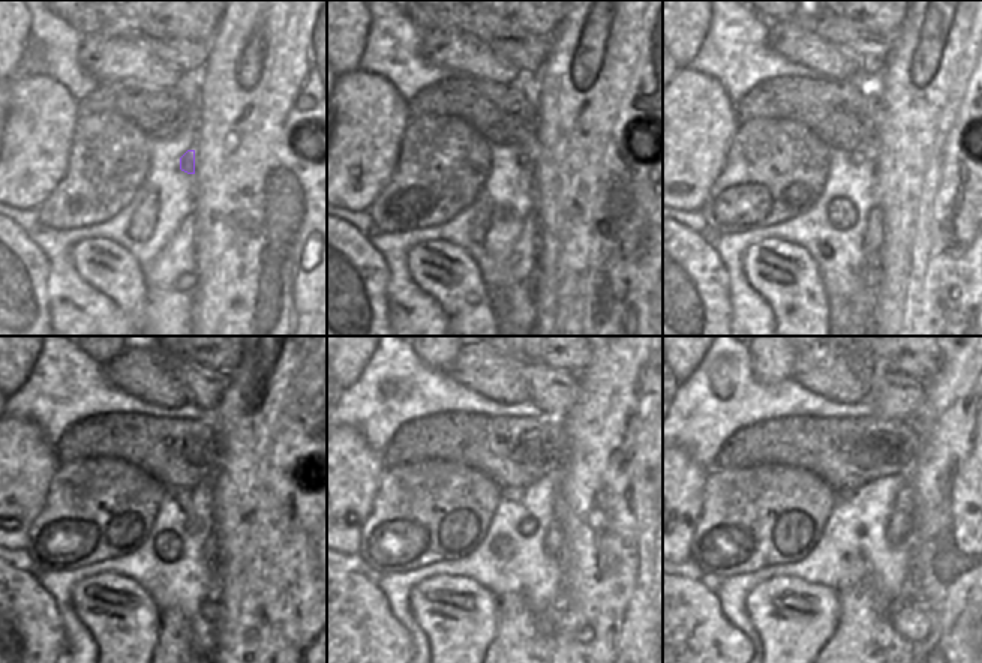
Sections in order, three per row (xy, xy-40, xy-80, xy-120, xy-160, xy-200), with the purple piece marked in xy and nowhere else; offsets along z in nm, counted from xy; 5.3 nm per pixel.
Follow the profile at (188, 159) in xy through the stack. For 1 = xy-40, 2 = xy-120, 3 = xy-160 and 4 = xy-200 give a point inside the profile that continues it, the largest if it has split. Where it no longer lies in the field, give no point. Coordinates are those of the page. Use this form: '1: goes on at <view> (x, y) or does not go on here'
1: goes on at xy-40 (525, 153)
2: goes on at xy-120 (183, 497)
3: goes on at xy-160 (508, 494)
4: goes on at xy-200 (843, 494)

